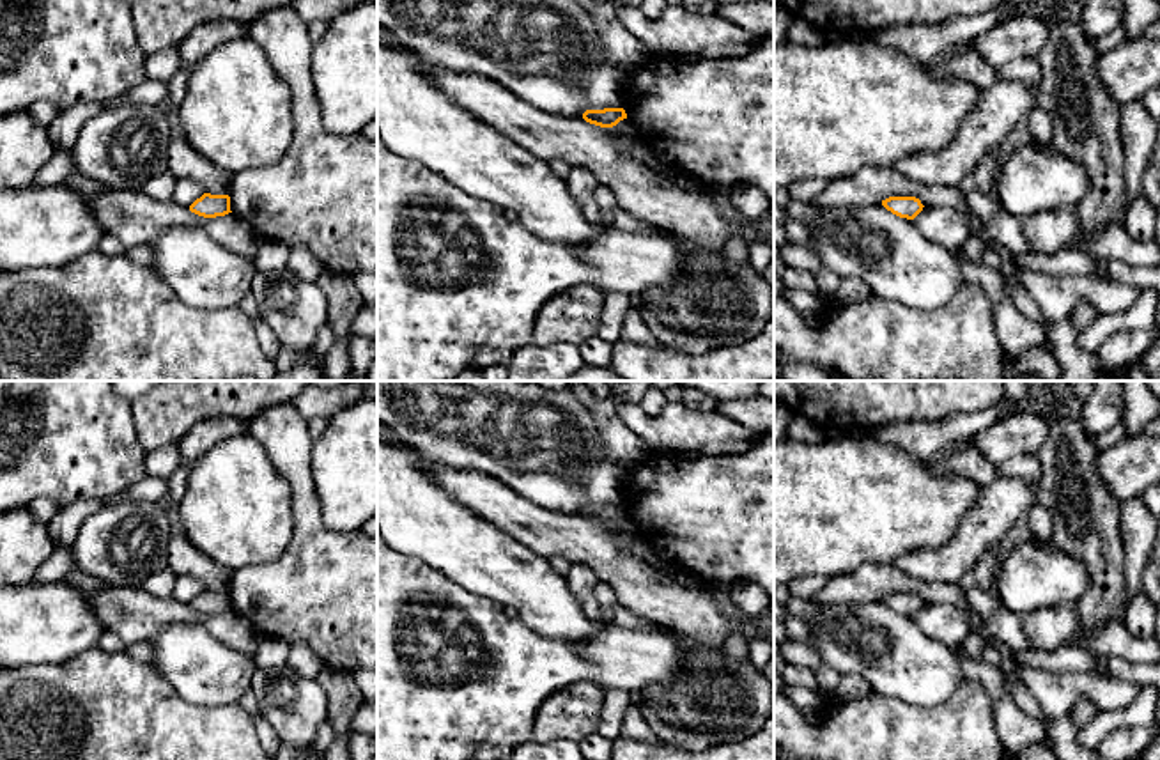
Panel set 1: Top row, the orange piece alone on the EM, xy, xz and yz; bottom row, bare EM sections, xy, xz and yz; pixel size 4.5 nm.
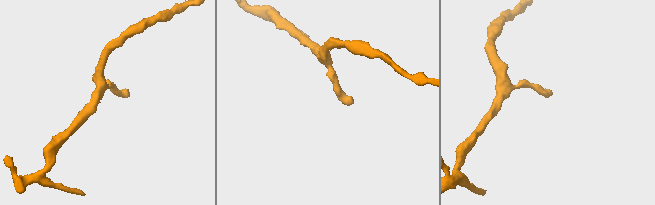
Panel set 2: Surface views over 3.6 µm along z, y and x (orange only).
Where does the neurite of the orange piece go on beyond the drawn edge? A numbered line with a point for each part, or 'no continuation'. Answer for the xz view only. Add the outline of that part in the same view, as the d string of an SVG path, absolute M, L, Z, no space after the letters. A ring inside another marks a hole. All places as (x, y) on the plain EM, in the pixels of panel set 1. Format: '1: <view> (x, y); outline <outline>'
no continuation

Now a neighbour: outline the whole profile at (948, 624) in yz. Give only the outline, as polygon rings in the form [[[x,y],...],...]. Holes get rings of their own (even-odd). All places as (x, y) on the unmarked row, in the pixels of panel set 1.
[[[923,604],[912,618],[928,638],[944,645],[960,647],[972,638],[969,615],[960,606]]]

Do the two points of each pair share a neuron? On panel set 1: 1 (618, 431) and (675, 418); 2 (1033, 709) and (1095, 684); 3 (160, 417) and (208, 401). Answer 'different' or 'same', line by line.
1: different
2: different
3: same

